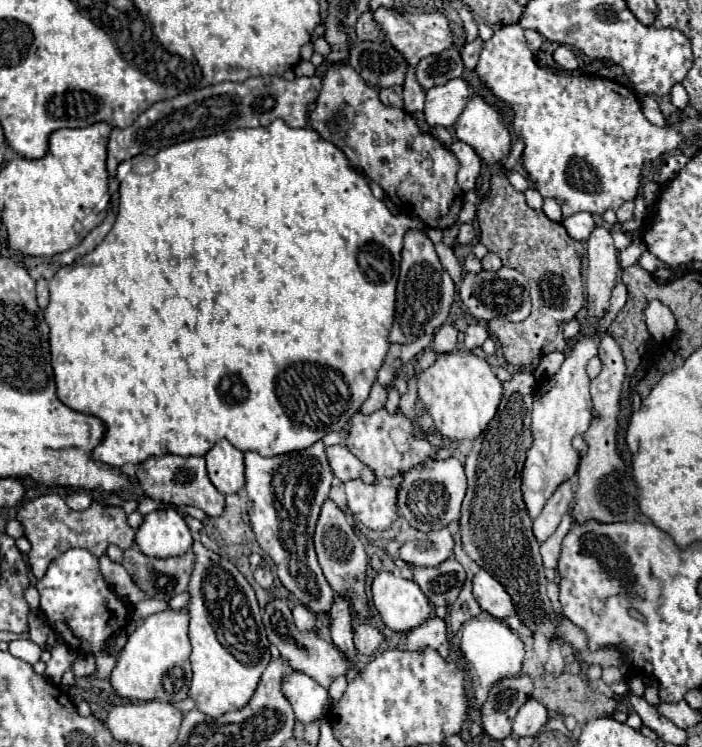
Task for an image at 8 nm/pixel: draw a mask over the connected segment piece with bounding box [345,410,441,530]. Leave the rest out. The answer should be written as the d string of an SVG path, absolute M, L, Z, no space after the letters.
M377 410L369 416L359 412L351 418L351 432L345 438L345 446L367 468L373 468L377 480L373 484L365 484L363 480L347 480L345 494L351 512L369 530L387 530L391 528L391 524L397 522L397 492L401 490L401 476L409 472L409 468L415 468L425 460L437 460L437 452L441 448L433 448L433 444L429 444L427 438L419 438L417 434L421 430L431 428L425 428L425 424L409 420L407 416L401 414L401 410L397 410L395 414L389 414L387 410Z

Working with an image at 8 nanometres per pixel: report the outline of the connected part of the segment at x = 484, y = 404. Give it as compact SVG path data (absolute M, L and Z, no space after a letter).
M469 350L439 354L435 364L419 376L419 400L433 418L435 428L449 440L475 440L493 420L503 396L503 384L485 358Z

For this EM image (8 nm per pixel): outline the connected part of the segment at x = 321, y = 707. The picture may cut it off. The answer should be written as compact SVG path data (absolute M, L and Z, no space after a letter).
M289 674L283 682L283 692L291 702L299 722L309 724L327 716L329 692L307 674Z

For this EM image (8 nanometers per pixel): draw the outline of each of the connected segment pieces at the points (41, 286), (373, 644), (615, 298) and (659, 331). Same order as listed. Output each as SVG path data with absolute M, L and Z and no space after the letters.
M39 278L39 280L37 280L37 302L39 302L39 308L41 308L41 310L47 308L49 290L47 290L47 280L45 280L45 278Z
M363 622L363 624L359 624L359 626L355 628L353 640L355 640L355 648L357 648L359 654L363 654L363 656L373 656L373 654L379 650L381 642L383 642L383 634L381 634L379 628Z
M619 282L615 288L613 288L613 296L611 296L611 308L607 312L607 316L601 320L601 328L605 330L607 324L611 324L611 320L617 316L617 312L625 306L625 300L627 300L627 292L625 292L625 286Z
M651 300L645 308L645 324L657 342L667 342L675 334L675 318L671 310L659 300Z

